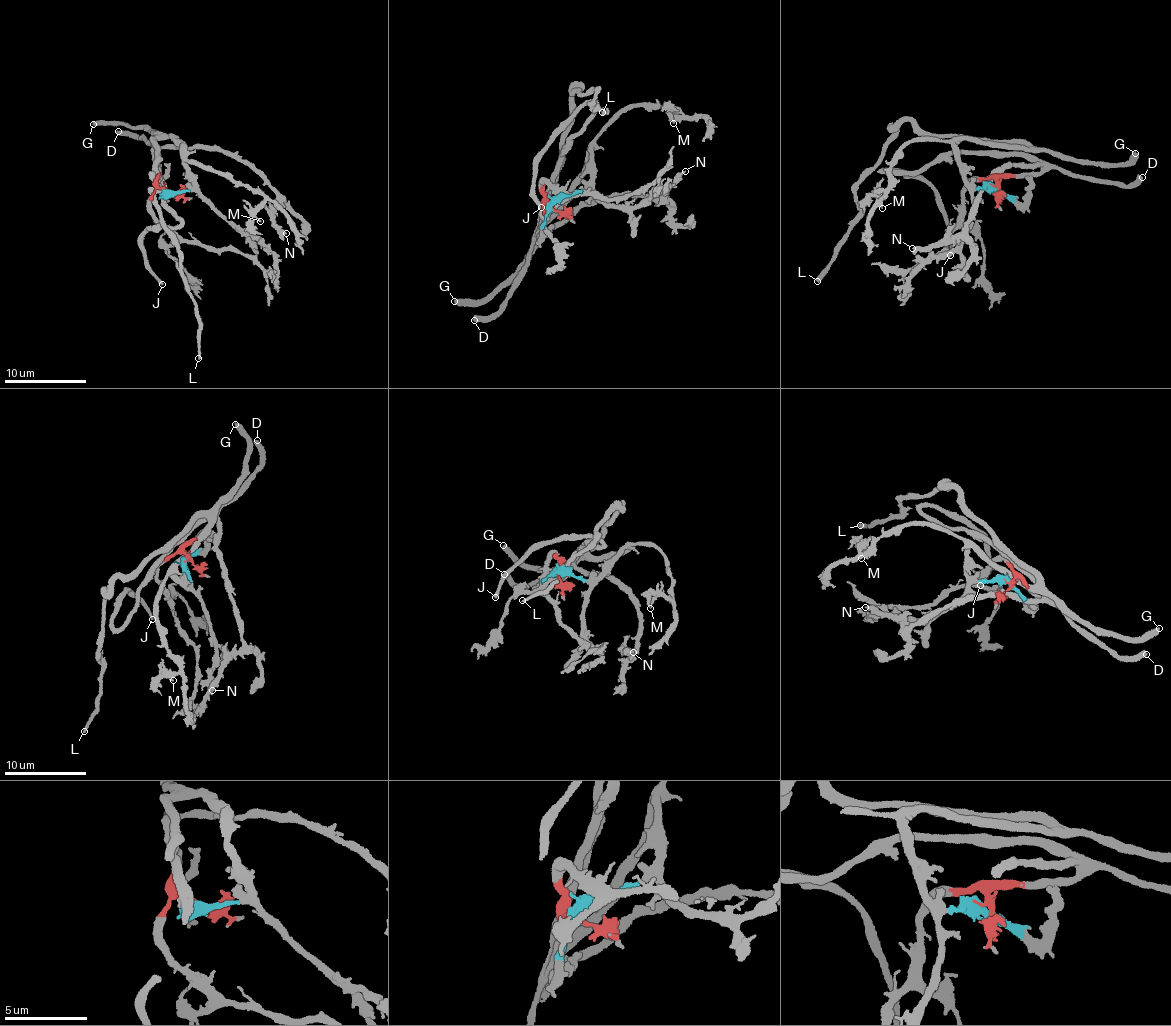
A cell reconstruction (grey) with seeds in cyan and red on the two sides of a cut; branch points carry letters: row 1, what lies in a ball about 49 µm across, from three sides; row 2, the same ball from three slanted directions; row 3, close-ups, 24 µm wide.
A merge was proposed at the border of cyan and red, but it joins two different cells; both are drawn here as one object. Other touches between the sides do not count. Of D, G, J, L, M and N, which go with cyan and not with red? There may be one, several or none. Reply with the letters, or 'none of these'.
G, L, M

